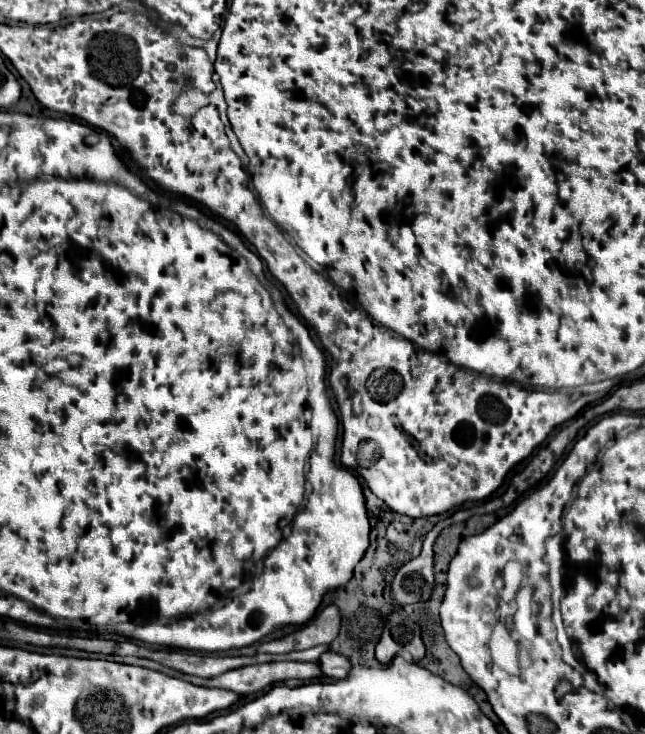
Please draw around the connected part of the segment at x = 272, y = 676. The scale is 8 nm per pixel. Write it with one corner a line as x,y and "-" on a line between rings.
282,661
282,663
260,663
260,665
248,665
240,669
226,671
224,675
204,679
204,677
194,677
186,673
178,673
174,669
168,669
158,663
156,671
162,671
170,677
178,677
182,681
202,685
202,687
220,687
228,689
240,695
250,695
258,693
264,687
272,683
280,683
286,679
316,679
322,677
322,669
318,663
292,663
292,661

